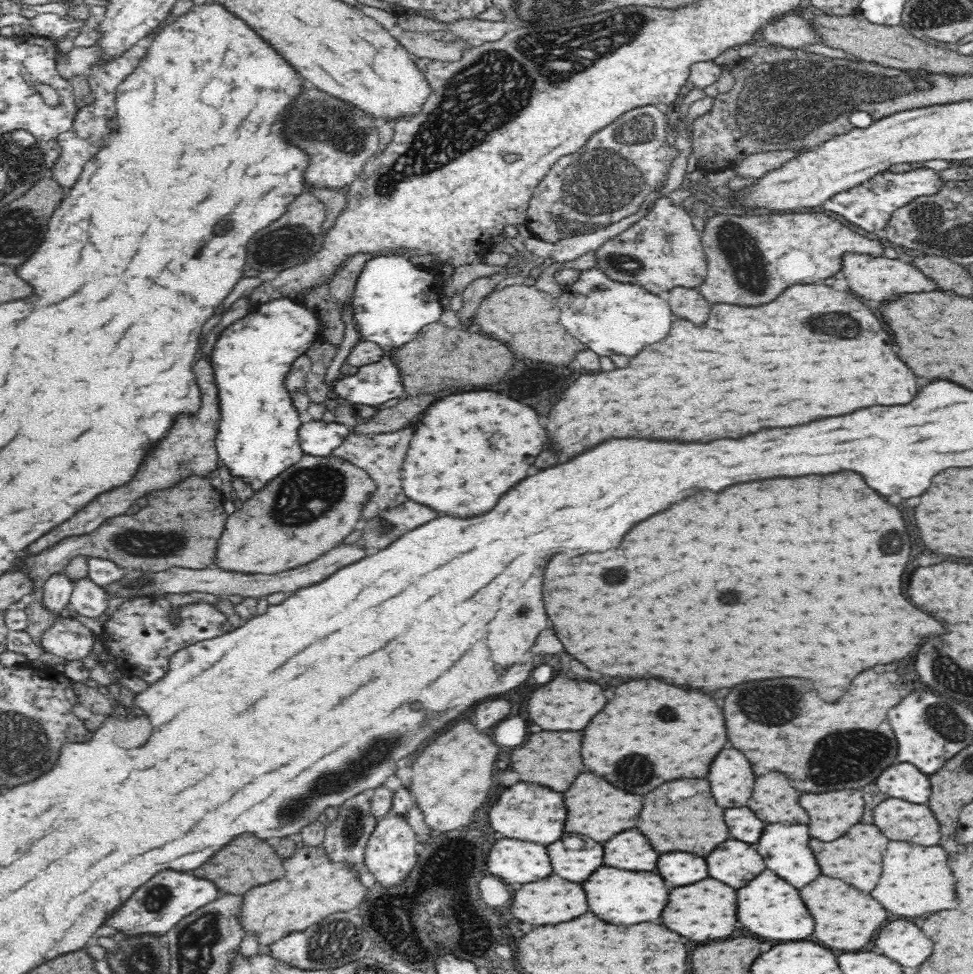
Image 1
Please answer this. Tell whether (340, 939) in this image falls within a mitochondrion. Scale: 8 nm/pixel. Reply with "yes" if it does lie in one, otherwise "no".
yes

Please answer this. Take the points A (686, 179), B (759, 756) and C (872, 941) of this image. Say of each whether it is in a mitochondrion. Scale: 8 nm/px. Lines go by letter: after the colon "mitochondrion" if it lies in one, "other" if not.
A: other
B: other
C: other

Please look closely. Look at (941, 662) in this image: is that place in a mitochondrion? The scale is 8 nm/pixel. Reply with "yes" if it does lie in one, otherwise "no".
yes

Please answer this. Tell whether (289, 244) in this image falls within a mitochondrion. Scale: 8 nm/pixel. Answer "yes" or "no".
yes

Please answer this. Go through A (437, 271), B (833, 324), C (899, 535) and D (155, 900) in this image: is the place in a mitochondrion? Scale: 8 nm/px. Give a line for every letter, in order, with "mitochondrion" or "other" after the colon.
A: other
B: mitochondrion
C: mitochondrion
D: mitochondrion

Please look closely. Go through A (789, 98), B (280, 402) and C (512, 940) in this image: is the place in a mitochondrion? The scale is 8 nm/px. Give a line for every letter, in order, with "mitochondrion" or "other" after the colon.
A: mitochondrion
B: other
C: other

